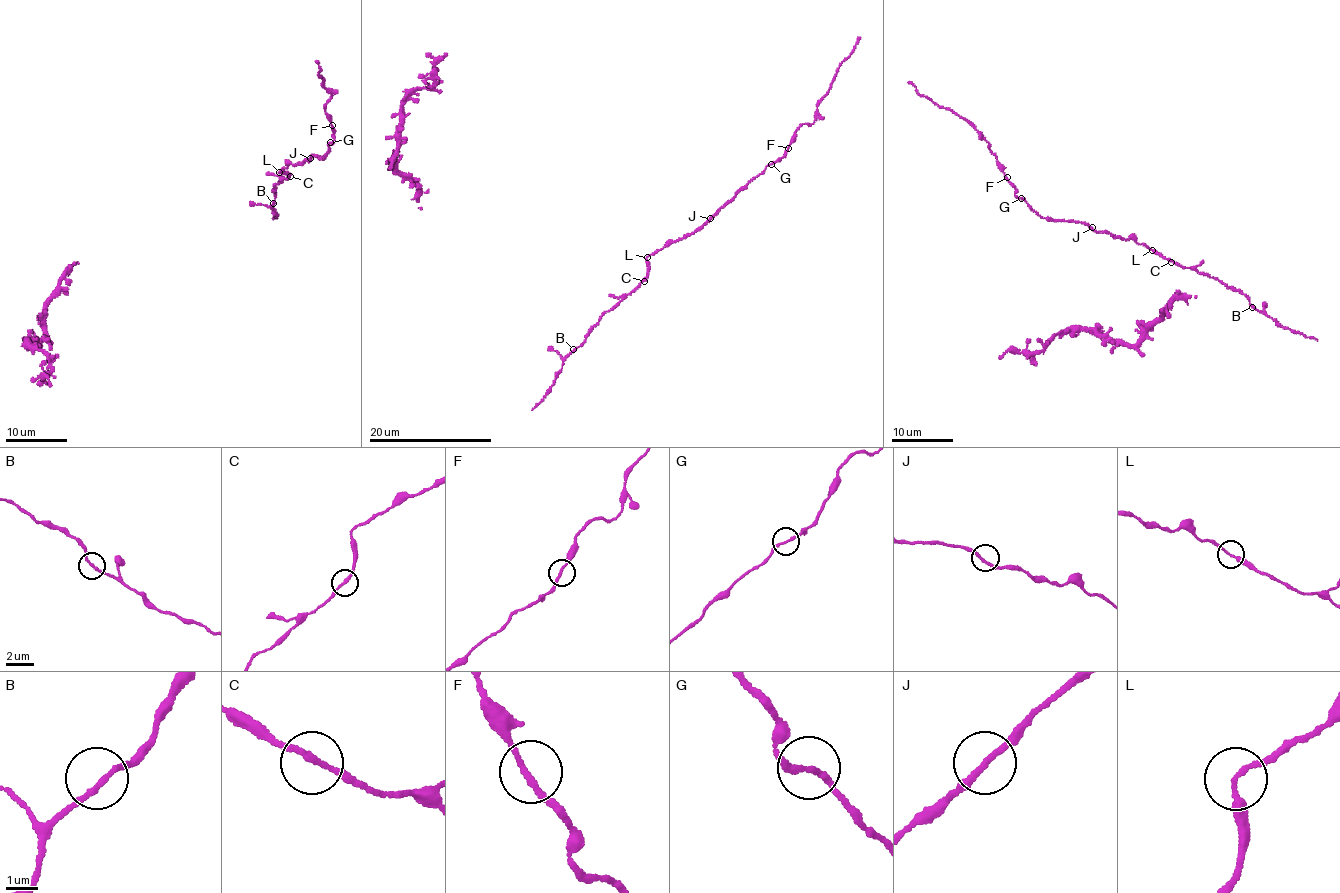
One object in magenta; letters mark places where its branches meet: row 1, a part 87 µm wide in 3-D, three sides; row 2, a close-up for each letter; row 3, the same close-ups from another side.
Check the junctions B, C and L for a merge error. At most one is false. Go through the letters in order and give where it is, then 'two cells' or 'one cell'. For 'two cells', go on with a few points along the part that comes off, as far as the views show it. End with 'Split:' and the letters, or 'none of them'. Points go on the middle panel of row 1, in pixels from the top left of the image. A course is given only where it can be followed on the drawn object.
B: place (573, 349); one cell
C: place (644, 281); one cell
L: place (647, 257); one cell
Split: none of them

